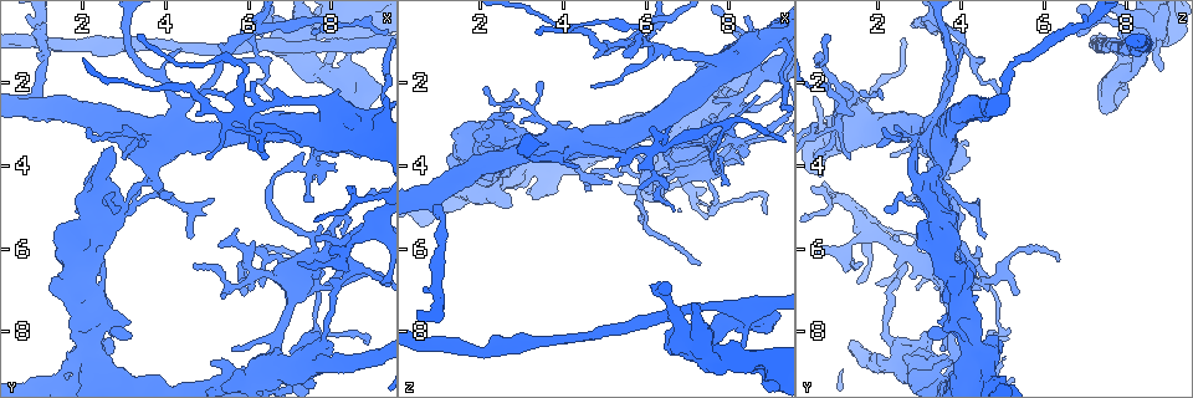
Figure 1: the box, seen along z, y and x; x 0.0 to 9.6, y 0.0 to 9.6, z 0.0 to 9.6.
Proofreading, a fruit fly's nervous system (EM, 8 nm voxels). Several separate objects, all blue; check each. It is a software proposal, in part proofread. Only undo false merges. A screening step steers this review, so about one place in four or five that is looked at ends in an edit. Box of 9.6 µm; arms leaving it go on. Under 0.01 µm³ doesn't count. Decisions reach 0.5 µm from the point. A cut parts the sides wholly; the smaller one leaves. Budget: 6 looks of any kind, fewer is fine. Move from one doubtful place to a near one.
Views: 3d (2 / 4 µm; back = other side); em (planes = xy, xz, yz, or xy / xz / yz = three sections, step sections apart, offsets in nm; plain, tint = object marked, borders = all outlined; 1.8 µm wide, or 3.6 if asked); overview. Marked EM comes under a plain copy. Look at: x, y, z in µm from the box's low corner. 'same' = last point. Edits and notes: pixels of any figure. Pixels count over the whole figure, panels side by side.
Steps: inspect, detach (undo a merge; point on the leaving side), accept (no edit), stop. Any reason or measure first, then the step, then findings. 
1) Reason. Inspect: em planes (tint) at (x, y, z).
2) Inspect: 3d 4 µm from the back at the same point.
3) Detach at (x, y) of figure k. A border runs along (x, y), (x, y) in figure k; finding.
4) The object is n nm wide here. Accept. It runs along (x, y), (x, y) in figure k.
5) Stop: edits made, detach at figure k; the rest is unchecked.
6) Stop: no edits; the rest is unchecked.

Inspect: 3d 4 µm at (6.20, 8.95, 3.10).

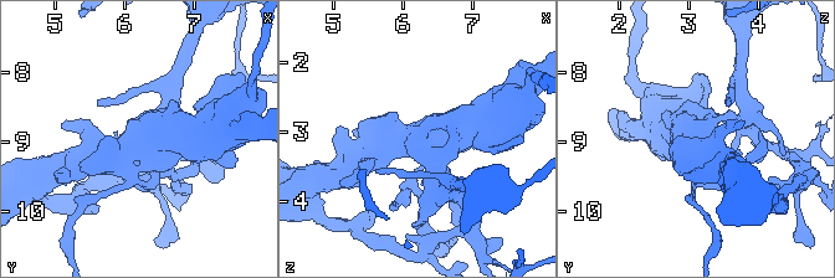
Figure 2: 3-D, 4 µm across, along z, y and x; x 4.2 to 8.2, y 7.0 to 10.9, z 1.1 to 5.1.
Shape alone is not enough. Inspect: em planes (borders) at (6.30, 8.95, 3.15).

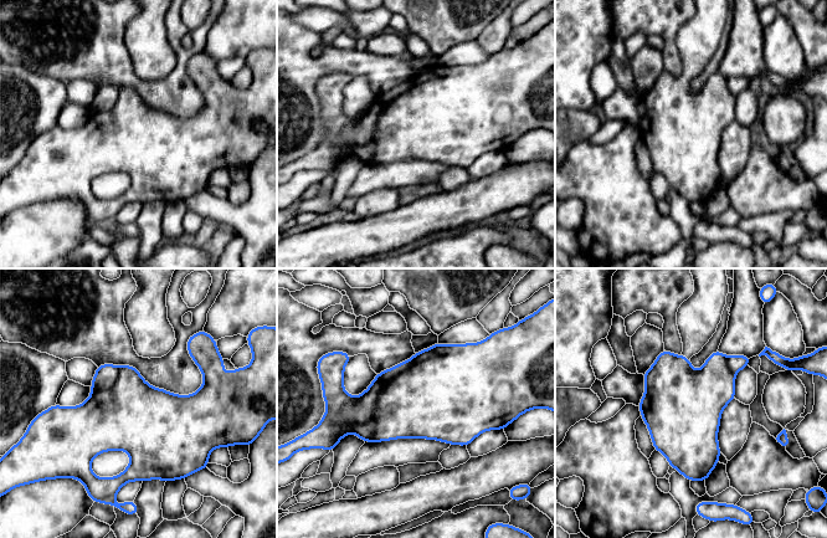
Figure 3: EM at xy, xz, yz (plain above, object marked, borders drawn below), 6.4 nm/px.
The object is 480 nm wide here. Detach at (133, 416) of figure 3. A border runs along (119, 368), (109, 388), (92, 389) in figure 3; two neurons meet here.

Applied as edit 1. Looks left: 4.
A fork. Inspect: 3d 4 µm at (8.05, 6.10, 2.55).

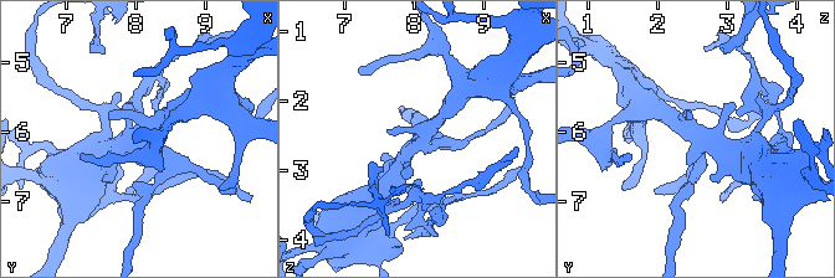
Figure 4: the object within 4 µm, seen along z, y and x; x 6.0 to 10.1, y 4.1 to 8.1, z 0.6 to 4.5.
Inspect: em yz step 16 (tint) at (8.10, 6.10, 2.65).

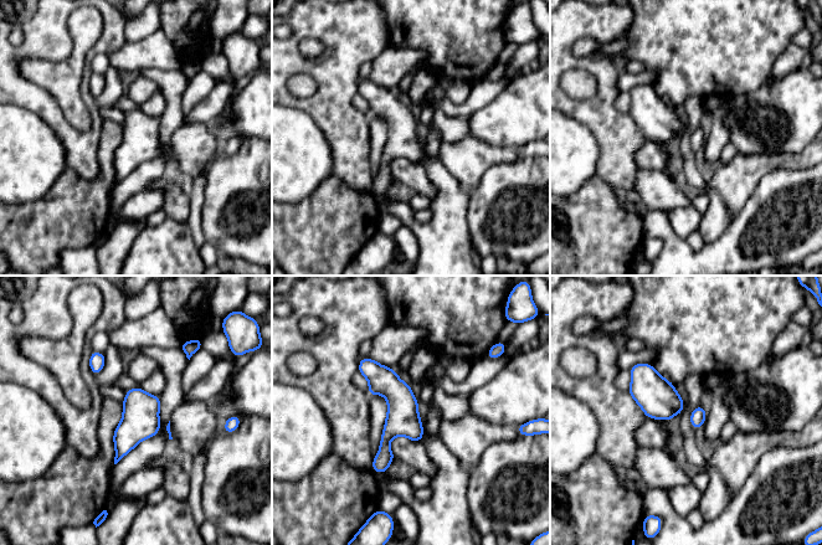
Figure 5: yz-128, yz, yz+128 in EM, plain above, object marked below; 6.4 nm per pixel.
Accept. It runs along (364, 360), (395, 392), (383, 469) in figure 5; continuous, no second neuron.

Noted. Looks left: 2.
Stop: edits made, detach at figure 3; the rest is unchecked.

